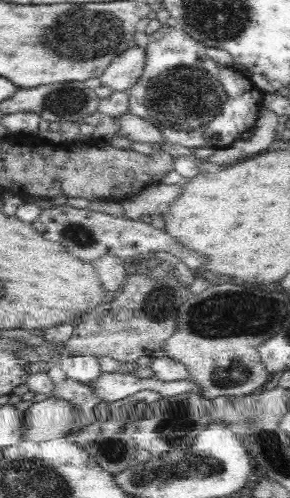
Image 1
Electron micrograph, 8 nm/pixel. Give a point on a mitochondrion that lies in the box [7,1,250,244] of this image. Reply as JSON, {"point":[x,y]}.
{"point":[85,35]}

